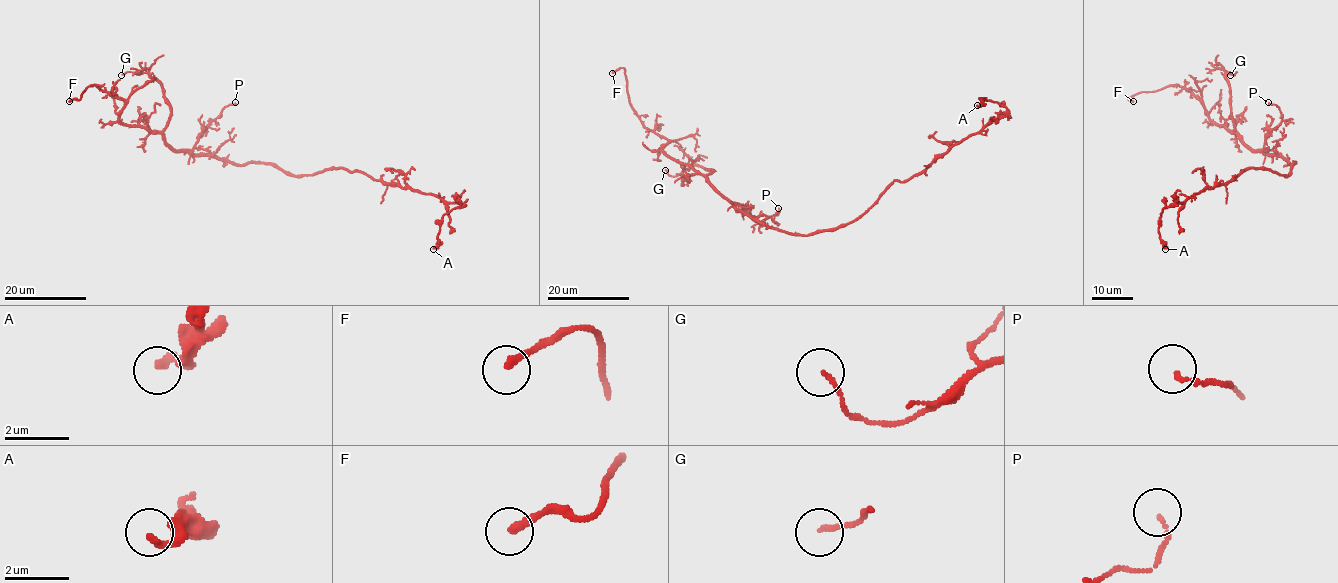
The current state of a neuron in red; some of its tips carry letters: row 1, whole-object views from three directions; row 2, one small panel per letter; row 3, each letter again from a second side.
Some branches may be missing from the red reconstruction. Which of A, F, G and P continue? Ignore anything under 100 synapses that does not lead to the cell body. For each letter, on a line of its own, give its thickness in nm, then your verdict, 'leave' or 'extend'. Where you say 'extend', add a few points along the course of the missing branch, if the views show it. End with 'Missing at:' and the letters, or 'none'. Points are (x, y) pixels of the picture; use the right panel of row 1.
A: 240 nm | leave
F: 240 nm | extend
G: 120 nm | leave
P: 130 nm | leave
Missing at: F

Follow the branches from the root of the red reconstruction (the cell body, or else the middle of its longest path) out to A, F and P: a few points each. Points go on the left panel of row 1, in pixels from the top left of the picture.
A: (264, 163), (295, 175), (357, 170), (461, 203), (443, 217), (433, 249)
F: (264, 163), (234, 164), (176, 152), (160, 133), (125, 126), (119, 120), (124, 102), (97, 85), (69, 101)
P: (264, 163), (234, 164), (192, 153), (206, 127), (225, 106), (235, 102)

